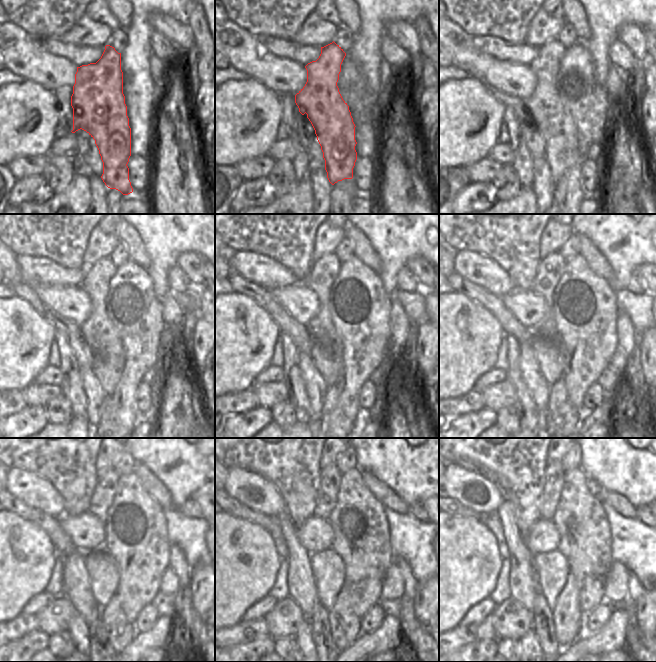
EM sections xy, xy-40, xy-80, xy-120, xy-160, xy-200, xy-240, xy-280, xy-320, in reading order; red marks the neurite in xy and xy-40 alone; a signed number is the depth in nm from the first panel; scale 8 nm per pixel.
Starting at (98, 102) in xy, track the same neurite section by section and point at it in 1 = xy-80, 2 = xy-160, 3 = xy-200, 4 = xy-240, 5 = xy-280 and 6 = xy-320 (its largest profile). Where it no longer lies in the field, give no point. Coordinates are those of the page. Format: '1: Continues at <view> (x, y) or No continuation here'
1: Continues at xy-80 (551, 116)
2: Continues at xy-160 (323, 272)
3: Continues at xy-200 (551, 268)
4: Continues at xy-240 (104, 491)
5: Continues at xy-280 (330, 475)
6: Continues at xy-320 (554, 471).

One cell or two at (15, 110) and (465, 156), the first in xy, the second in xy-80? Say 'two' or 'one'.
one

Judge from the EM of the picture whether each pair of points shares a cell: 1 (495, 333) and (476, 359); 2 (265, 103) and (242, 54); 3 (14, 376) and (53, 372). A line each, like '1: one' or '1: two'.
1: one
2: two
3: two

